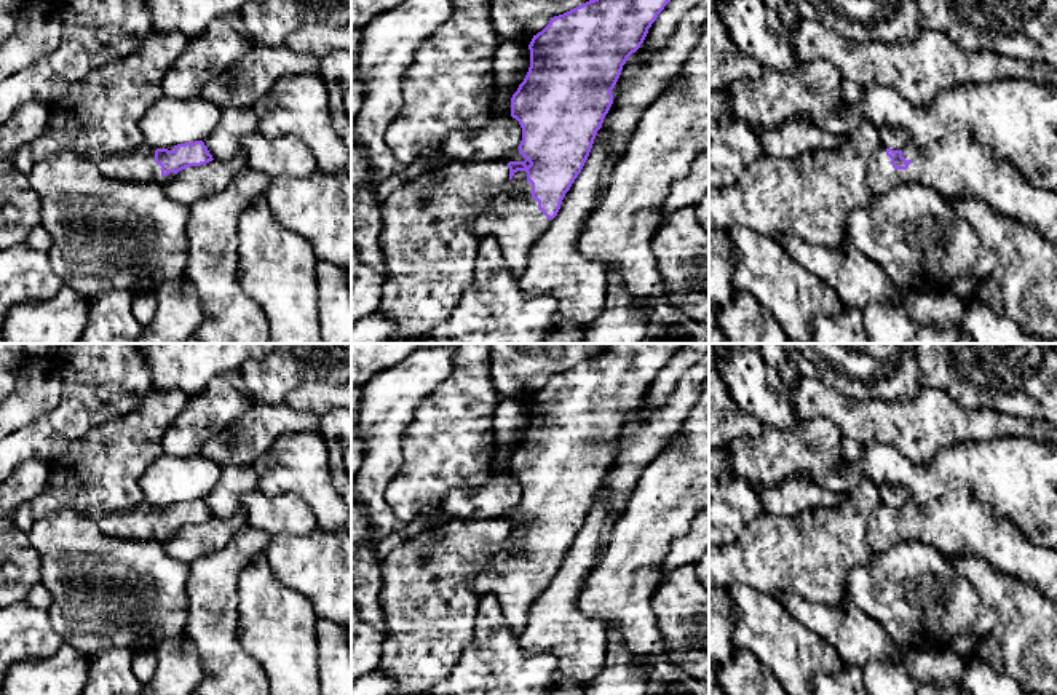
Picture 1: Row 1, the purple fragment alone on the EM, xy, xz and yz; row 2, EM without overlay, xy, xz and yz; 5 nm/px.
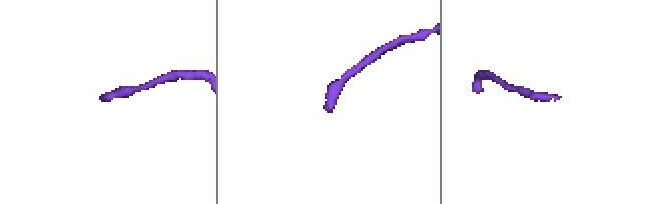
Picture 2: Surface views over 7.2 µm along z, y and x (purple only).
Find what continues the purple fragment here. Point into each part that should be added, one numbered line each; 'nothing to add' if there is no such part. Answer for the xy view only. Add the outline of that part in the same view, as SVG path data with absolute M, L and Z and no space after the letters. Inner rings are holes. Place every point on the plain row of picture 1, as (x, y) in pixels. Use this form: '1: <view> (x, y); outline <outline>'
1: xy (139, 523); outline M141 503L129 511L117 511L97 521L101 532L121 540L156 542L164 543L172 537L174 530L166 535L161 532L161 524L155 521L155 508L148 503Z

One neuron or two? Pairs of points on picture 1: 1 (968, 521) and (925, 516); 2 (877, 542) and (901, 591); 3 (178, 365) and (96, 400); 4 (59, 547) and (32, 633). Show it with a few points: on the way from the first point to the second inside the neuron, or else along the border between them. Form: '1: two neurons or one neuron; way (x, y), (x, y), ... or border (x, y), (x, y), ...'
1: one neuron; way (957, 521), (936, 521)
2: two neurons; border (917, 540), (898, 540), (875, 553)
3: two neurons; border (144, 360), (154, 389)
4: two neurons; border (47, 611), (51, 627), (64, 644)

